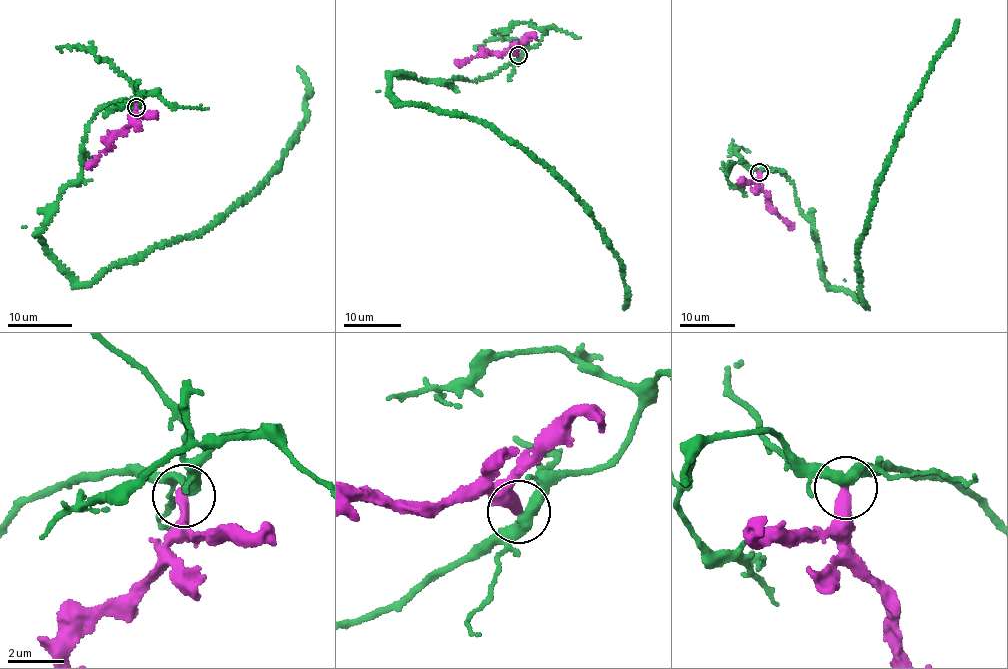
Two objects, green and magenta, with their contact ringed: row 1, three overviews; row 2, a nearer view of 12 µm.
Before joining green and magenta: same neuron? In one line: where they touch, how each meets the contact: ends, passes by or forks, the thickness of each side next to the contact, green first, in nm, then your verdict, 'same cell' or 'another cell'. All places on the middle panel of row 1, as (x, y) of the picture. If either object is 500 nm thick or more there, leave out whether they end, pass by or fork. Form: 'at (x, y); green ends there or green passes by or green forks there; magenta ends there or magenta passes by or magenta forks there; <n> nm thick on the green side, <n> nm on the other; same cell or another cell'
at (518, 55); green passes by; magenta ends there; 380 nm thick on the green side, 400 nm on the other; another cell

